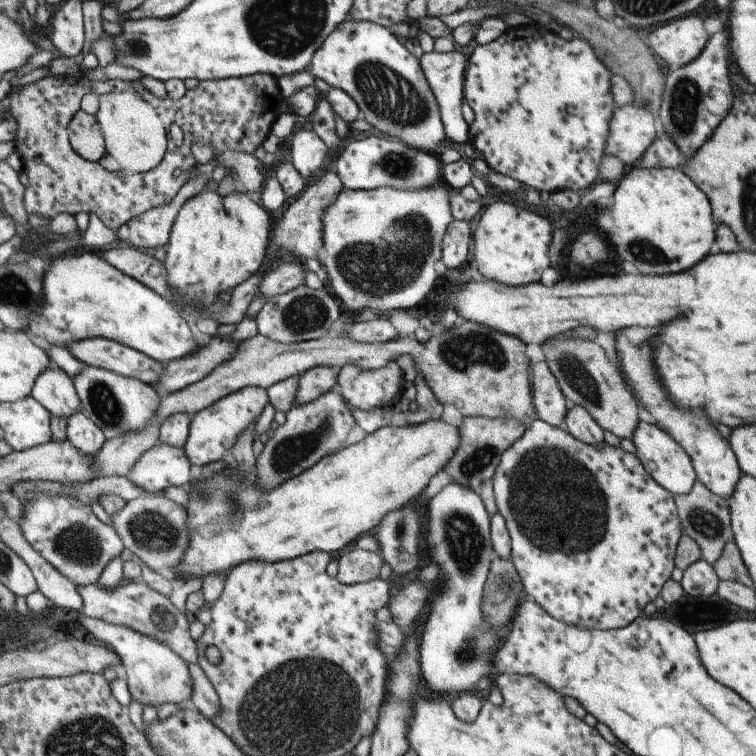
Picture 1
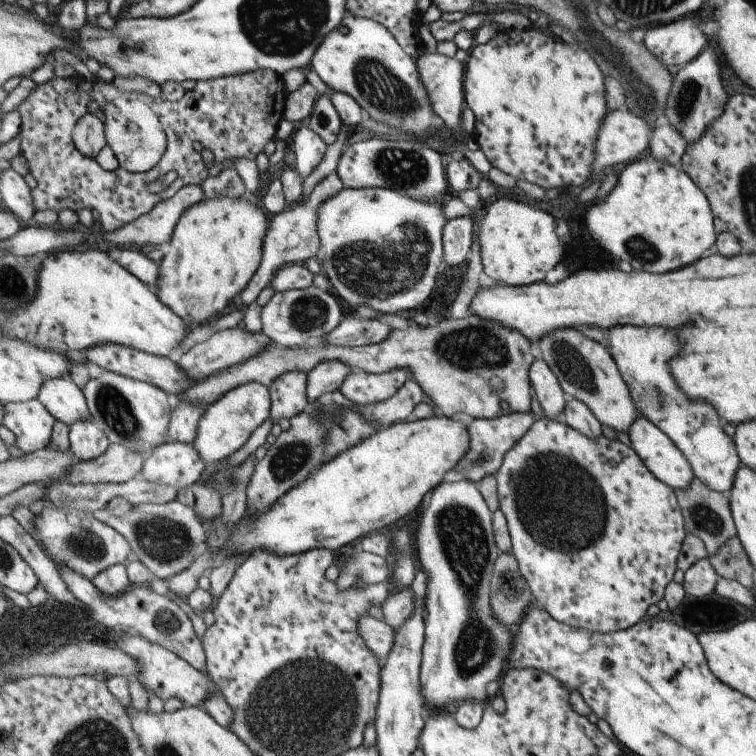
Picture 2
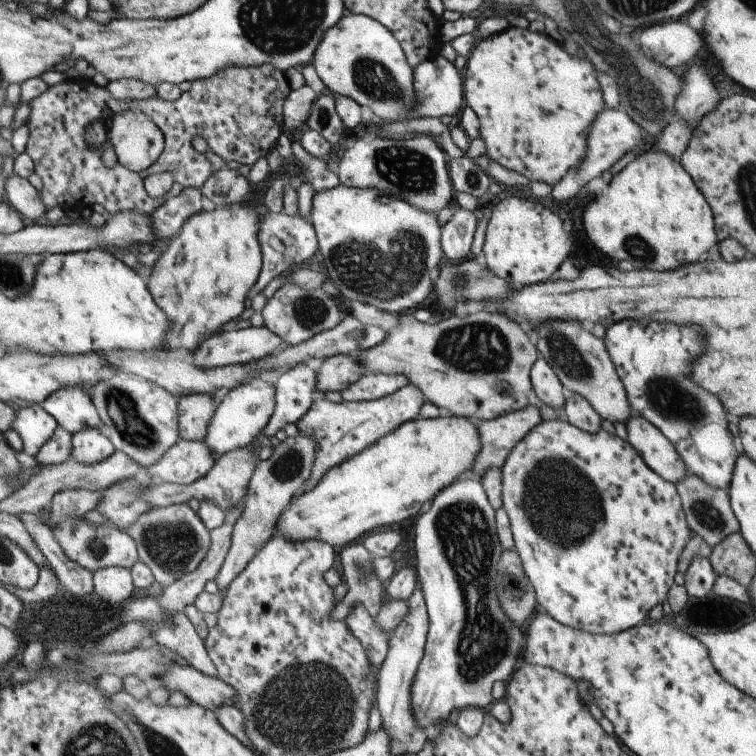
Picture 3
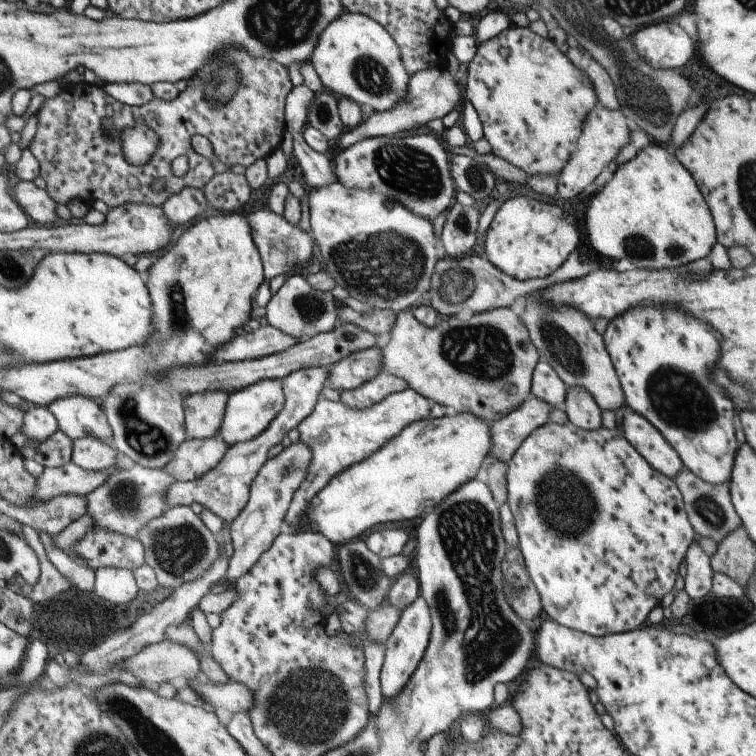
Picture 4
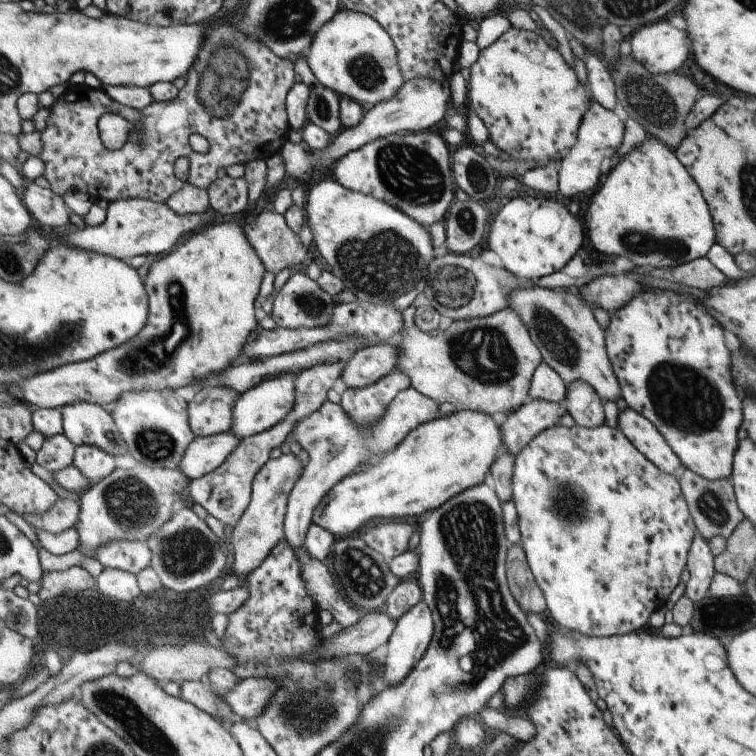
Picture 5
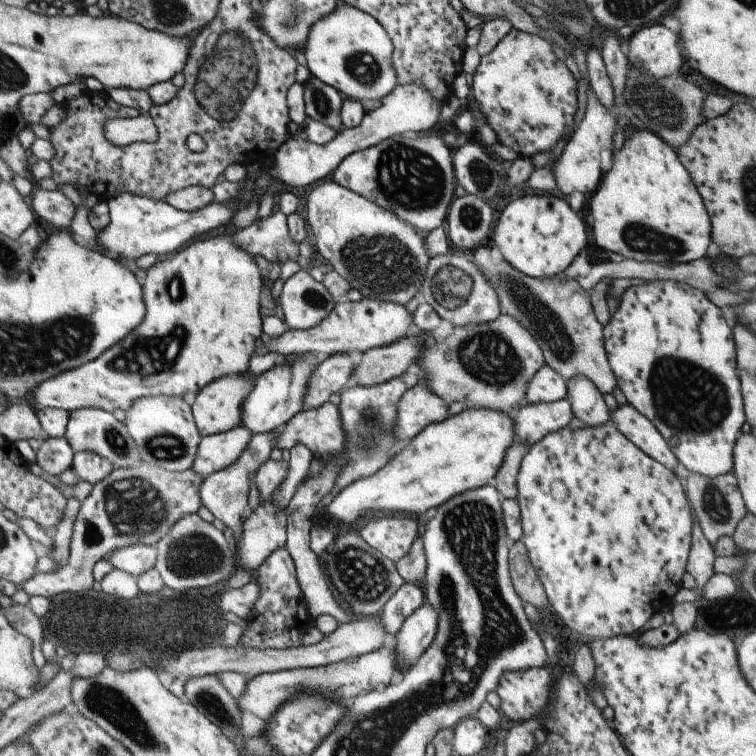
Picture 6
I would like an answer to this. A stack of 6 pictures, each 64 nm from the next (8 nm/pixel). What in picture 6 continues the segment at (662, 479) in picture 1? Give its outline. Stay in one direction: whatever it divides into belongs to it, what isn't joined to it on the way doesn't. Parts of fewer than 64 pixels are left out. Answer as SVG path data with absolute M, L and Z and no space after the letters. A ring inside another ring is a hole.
M627 403L621 404L611 416L611 420L616 423L621 434L625 435L643 454L659 462L661 466L667 467L667 470L675 472L680 468L677 456L670 450L661 432L633 406Z

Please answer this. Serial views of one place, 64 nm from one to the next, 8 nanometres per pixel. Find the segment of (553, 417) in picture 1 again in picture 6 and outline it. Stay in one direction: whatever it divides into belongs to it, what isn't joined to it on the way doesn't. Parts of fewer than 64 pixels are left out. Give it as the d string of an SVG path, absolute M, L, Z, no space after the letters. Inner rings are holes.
M545 364L528 389L528 404L553 403L566 399L568 382L551 366Z

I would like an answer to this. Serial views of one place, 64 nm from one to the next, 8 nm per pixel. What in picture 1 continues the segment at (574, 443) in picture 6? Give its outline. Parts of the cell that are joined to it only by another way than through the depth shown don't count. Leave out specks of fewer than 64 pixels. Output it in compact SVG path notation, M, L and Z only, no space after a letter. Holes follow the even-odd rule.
M535 418L527 432L502 456L502 464L499 465L498 472L495 473L494 491L496 501L501 513L508 524L508 529L512 538L512 559L516 569L522 576L526 586L527 598L533 598L546 611L555 614L555 618L575 624L575 626L587 626L587 628L599 628L601 630L617 630L630 625L637 620L639 612L647 602L657 598L661 594L663 586L669 581L669 574L673 570L673 556L675 556L675 546L677 546L681 536L682 525L680 518L675 514L675 504L671 493L643 468L642 463L635 454L628 453L621 447L611 446L607 442L593 445L583 442L571 431L560 428L543 420Z

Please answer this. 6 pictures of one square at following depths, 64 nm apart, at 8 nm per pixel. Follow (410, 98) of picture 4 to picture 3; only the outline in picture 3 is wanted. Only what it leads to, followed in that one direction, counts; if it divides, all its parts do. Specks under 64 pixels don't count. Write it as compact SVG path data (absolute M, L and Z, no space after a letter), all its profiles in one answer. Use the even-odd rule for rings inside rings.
M443 56L424 61L415 70L414 87L420 105L415 105L414 109L408 112L409 119L435 116L441 120L446 116L455 116L457 112L461 113L459 110L466 101L463 71L457 70L455 64Z

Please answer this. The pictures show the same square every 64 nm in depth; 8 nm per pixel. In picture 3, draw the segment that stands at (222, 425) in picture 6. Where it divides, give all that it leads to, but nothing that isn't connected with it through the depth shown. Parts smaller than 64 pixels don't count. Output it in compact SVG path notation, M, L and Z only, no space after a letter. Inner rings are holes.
M199 393L178 399L182 438L188 441L203 441L208 435L209 425L222 401L222 395Z

